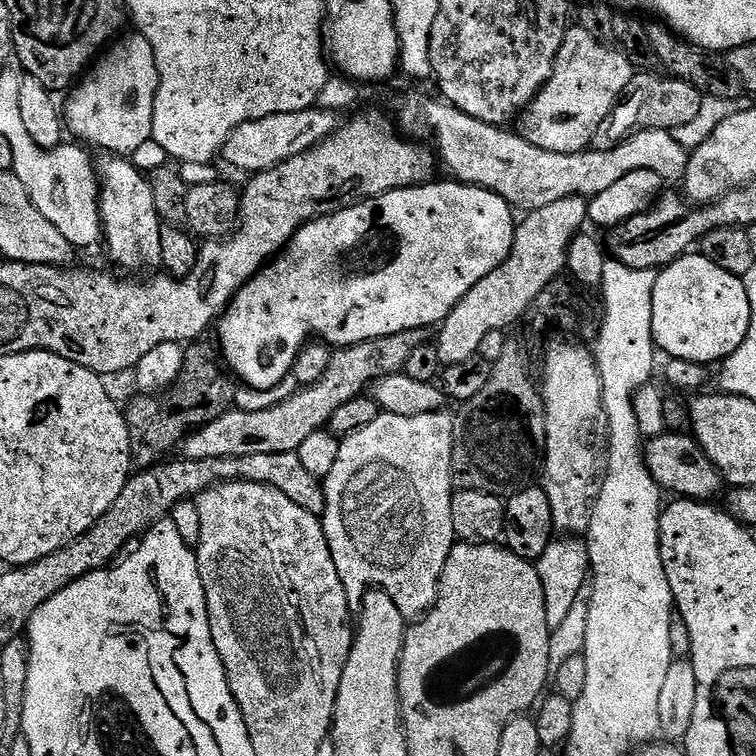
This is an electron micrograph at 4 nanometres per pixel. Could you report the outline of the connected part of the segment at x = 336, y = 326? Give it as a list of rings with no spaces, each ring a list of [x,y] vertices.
[[[459,182],[436,183],[418,184],[414,188],[399,188],[393,192],[364,200],[361,204],[331,212],[329,216],[317,216],[309,224],[303,224],[294,233],[292,241],[283,251],[236,291],[235,298],[228,303],[228,307],[224,309],[218,321],[218,329],[220,328],[218,348],[222,353],[223,363],[234,373],[235,379],[243,382],[249,388],[258,390],[278,386],[278,382],[292,375],[295,360],[313,338],[329,346],[335,346],[337,349],[348,348],[353,344],[366,343],[367,340],[386,338],[387,335],[398,334],[400,331],[432,328],[443,322],[450,314],[450,310],[458,306],[460,299],[474,286],[478,286],[478,282],[482,282],[482,278],[486,278],[490,270],[497,268],[508,257],[512,239],[516,233],[517,221],[512,220],[512,215],[514,215],[512,205],[490,190]]]

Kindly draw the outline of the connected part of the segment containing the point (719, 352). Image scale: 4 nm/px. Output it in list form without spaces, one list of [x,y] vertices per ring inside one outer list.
[[[685,254],[668,267],[659,269],[652,295],[652,319],[655,343],[663,355],[665,352],[665,357],[712,366],[742,346],[742,338],[746,338],[746,330],[750,330],[750,298],[746,298],[746,286],[741,277],[722,270],[722,266],[714,266],[714,262],[704,256]]]

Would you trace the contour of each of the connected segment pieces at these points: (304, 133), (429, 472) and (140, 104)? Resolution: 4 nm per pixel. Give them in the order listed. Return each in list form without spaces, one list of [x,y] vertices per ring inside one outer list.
[[[319,106],[303,108],[290,114],[270,114],[266,118],[242,122],[242,126],[235,128],[224,143],[222,160],[240,172],[248,172],[247,174],[265,172],[290,158],[298,158],[298,154],[318,146],[336,131],[337,113],[325,112]]]
[[[441,410],[417,416],[384,412],[370,426],[343,437],[338,458],[330,474],[323,477],[326,507],[322,517],[324,533],[338,566],[338,578],[346,590],[349,605],[358,606],[369,590],[379,590],[394,598],[405,621],[423,617],[436,604],[442,570],[458,542],[450,506],[454,495],[452,479],[453,417]]]
[[[121,35],[67,93],[68,101],[62,104],[67,131],[71,135],[73,132],[77,141],[93,144],[101,148],[101,153],[122,157],[152,140],[154,98],[160,81],[154,46],[144,36],[131,35]]]

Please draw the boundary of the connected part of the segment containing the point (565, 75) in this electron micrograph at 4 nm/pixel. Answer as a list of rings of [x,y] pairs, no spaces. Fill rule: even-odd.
[[[569,27],[550,78],[532,99],[532,105],[522,113],[522,135],[534,146],[554,154],[585,151],[591,145],[588,143],[599,134],[600,127],[609,123],[633,75],[634,67],[626,51],[603,45],[582,27]]]

